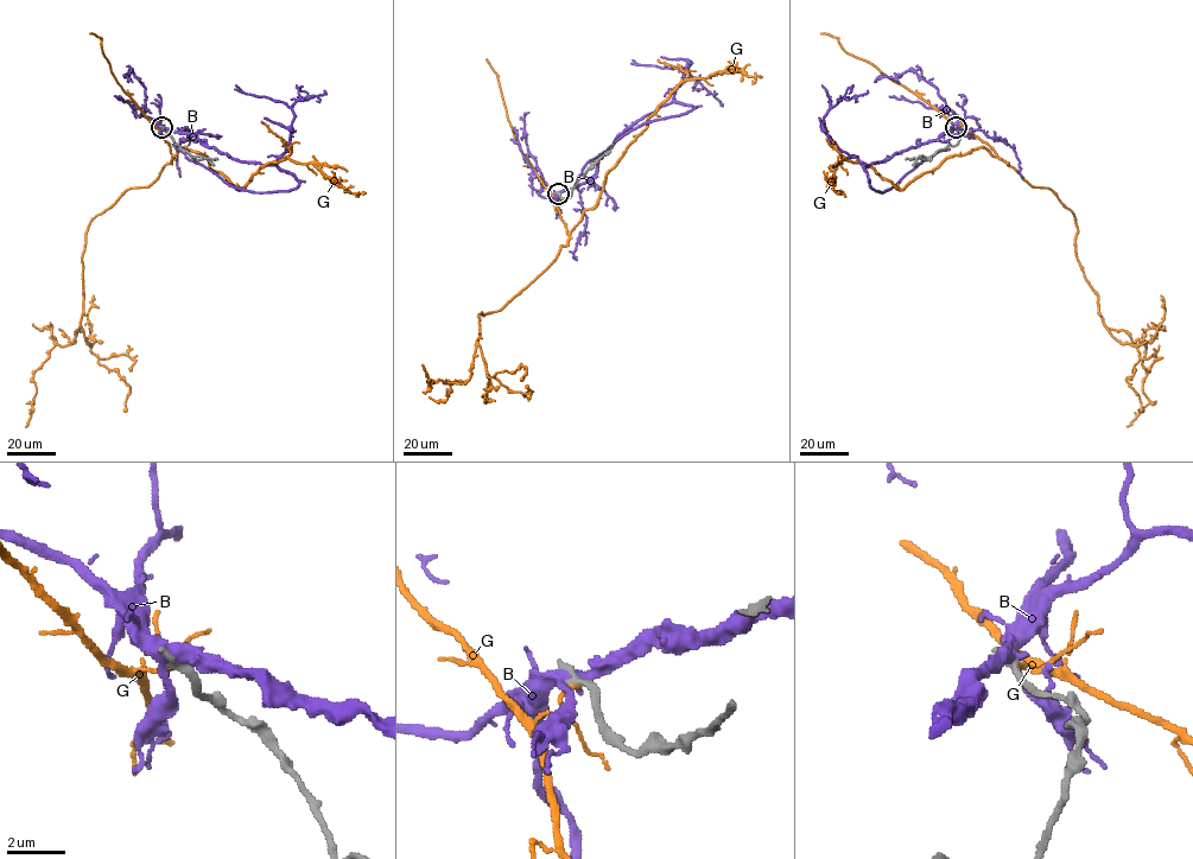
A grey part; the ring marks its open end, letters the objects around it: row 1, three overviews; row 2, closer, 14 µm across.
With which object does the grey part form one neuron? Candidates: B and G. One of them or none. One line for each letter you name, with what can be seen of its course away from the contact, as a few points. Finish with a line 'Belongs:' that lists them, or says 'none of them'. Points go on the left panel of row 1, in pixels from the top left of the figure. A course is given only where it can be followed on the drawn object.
Belongs: none of them

